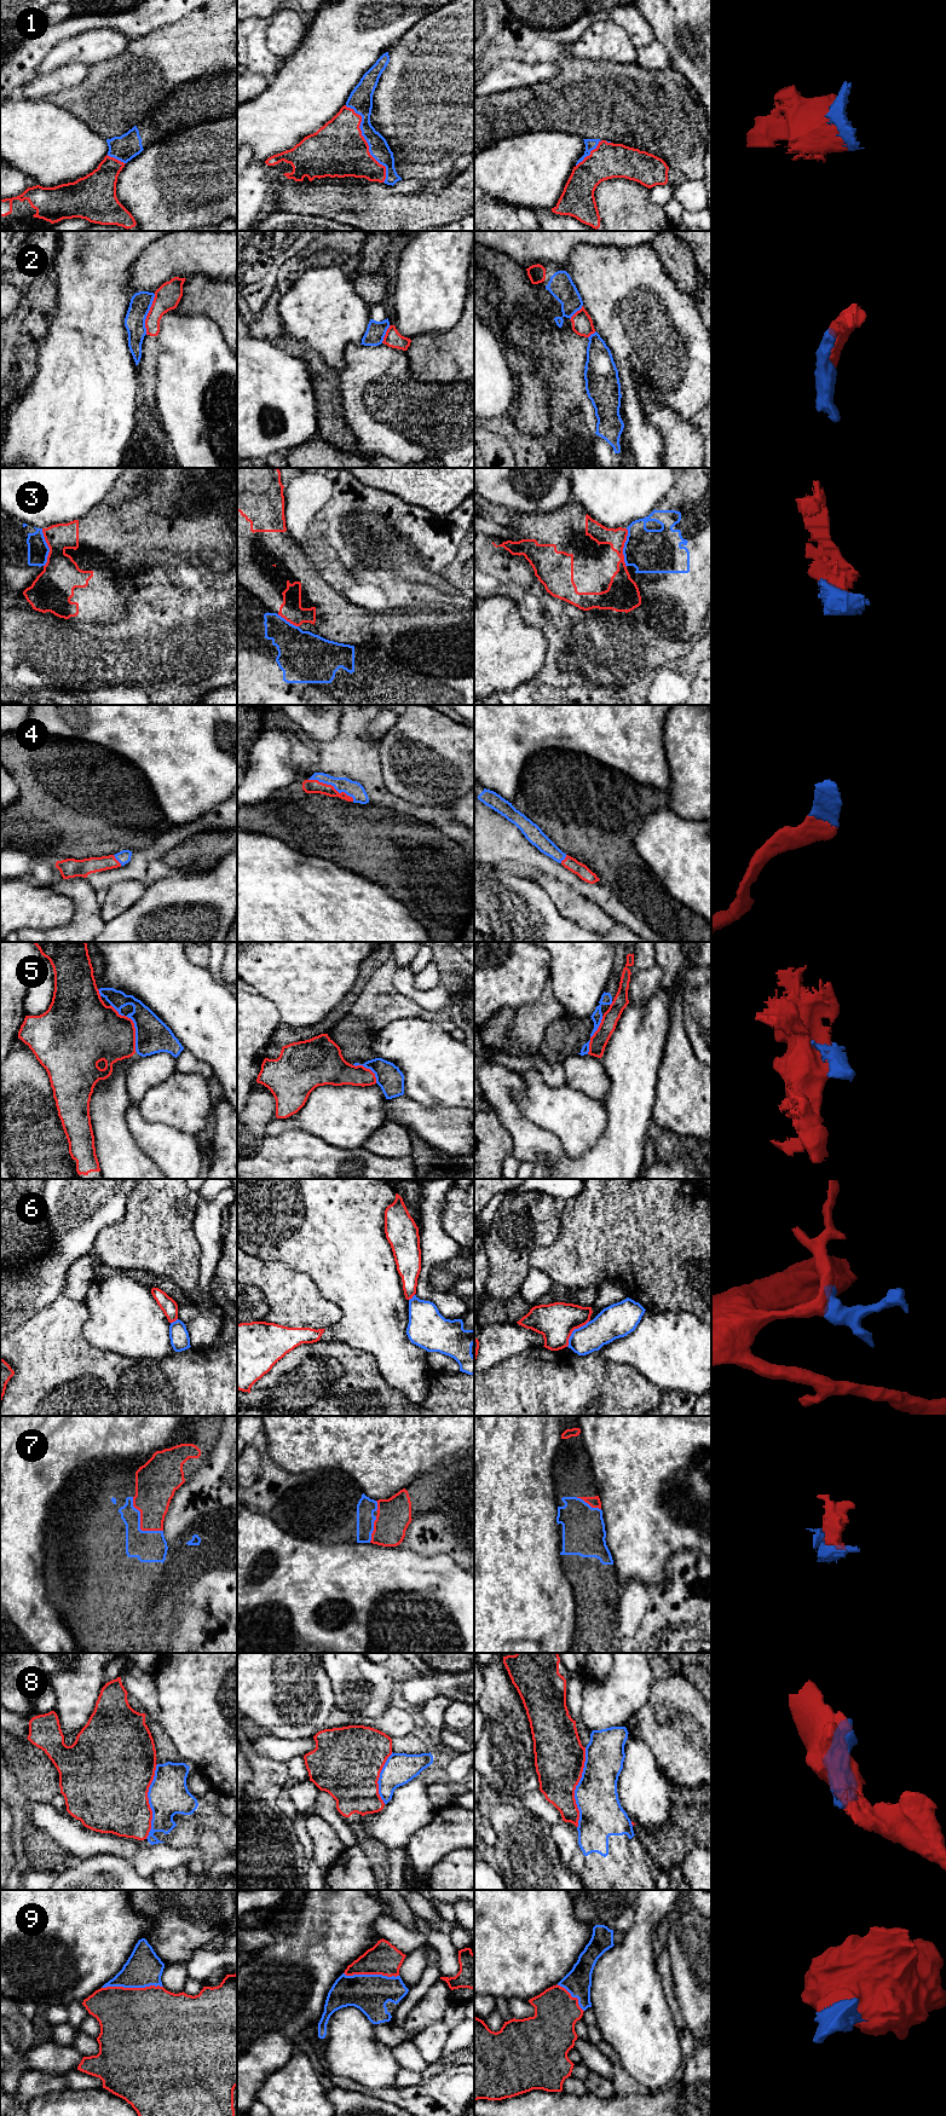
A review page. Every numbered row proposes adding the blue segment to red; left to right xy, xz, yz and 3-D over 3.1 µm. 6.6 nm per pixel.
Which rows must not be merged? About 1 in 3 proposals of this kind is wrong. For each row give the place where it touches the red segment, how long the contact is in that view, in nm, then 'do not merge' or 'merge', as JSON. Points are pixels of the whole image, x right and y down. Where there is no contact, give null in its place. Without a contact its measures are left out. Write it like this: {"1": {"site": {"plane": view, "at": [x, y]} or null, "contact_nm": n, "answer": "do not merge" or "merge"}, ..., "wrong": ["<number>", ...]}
{"1": {"site": {"plane": "xz", "at": [365, 142]}, "contact_nm": 550, "answer": "merge"}, "2": {"site": {"plane": "xy", "at": [148, 314]}, "contact_nm": 280, "answer": "do not merge"}, "3": {"site": {"plane": "xy", "at": [48, 547]}, "contact_nm": 260, "answer": "do not merge"}, "4": {"site": {"plane": "xz", "at": [330, 785]}, "contact_nm": 340, "answer": "merge"}, "5": {"site": {"plane": "xy", "at": [133, 1024]}, "contact_nm": 360, "answer": "do not merge"}, "6": {"site": {"plane": "yz", "at": [572, 1330]}, "contact_nm": 220, "answer": "do not merge"}, "7": {"site": {"plane": "xy", "at": [140, 1524]}, "contact_nm": 300, "answer": "merge"}, "8": {"site": {"plane": "yz", "at": [575, 1787]}, "contact_nm": 550, "answer": "do not merge"}, "9": {"site": {"plane": "xy", "at": [132, 1988]}, "contact_nm": 400, "answer": "merge"}, "wrong": ["2", "3", "5", "6", "8"]}

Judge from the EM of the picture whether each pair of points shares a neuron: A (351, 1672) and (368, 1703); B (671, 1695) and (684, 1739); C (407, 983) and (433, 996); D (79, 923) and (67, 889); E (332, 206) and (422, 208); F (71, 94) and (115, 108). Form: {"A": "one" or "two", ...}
{"A": "one", "B": "one", "C": "one", "D": "one", "E": "one", "F": "one"}

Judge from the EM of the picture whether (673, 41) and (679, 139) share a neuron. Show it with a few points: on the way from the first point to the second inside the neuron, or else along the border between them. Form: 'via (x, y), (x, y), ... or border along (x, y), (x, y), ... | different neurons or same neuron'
border along (670, 68), (679, 71), (696, 90) | different neurons

